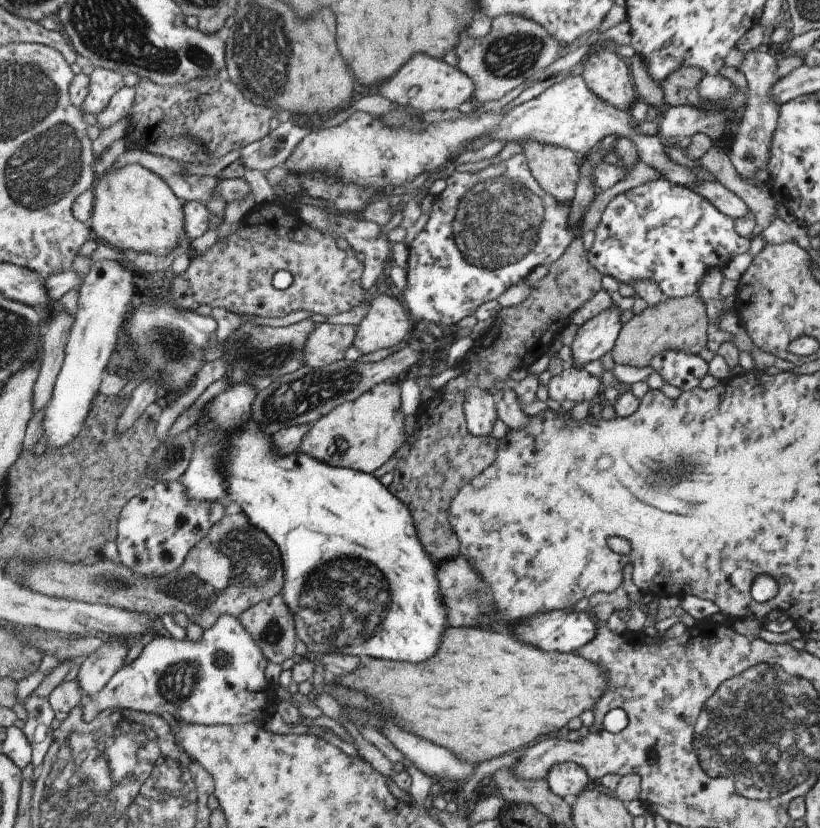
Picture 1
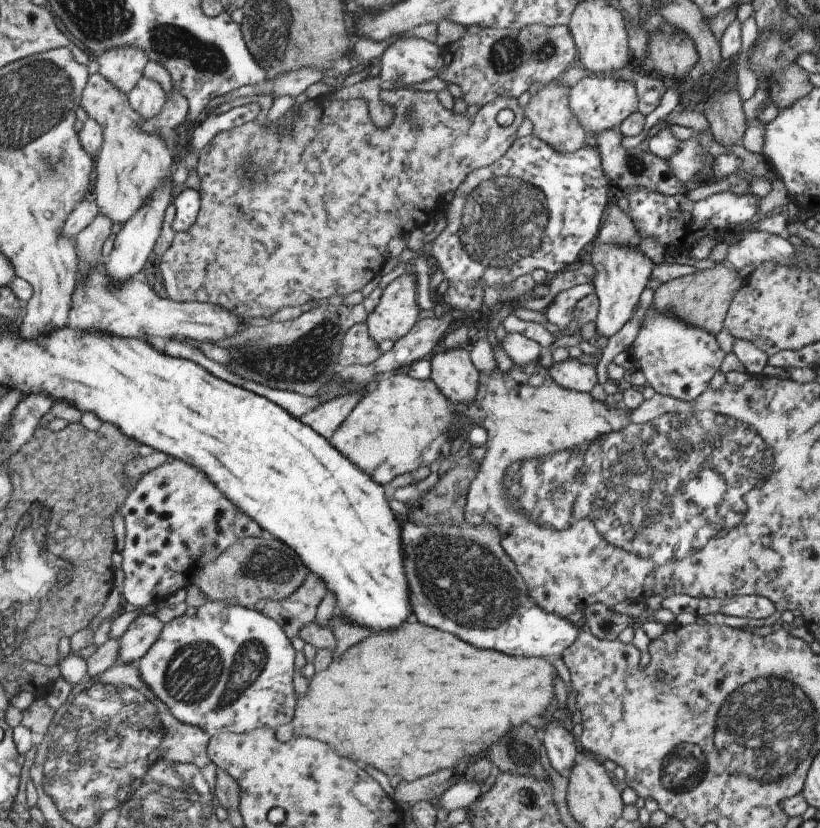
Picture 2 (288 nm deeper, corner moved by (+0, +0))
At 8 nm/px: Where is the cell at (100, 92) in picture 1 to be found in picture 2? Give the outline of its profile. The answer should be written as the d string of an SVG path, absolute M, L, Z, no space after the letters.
M121 46L97 56L99 72L127 94L131 94L143 78L149 60L149 54L137 46Z

